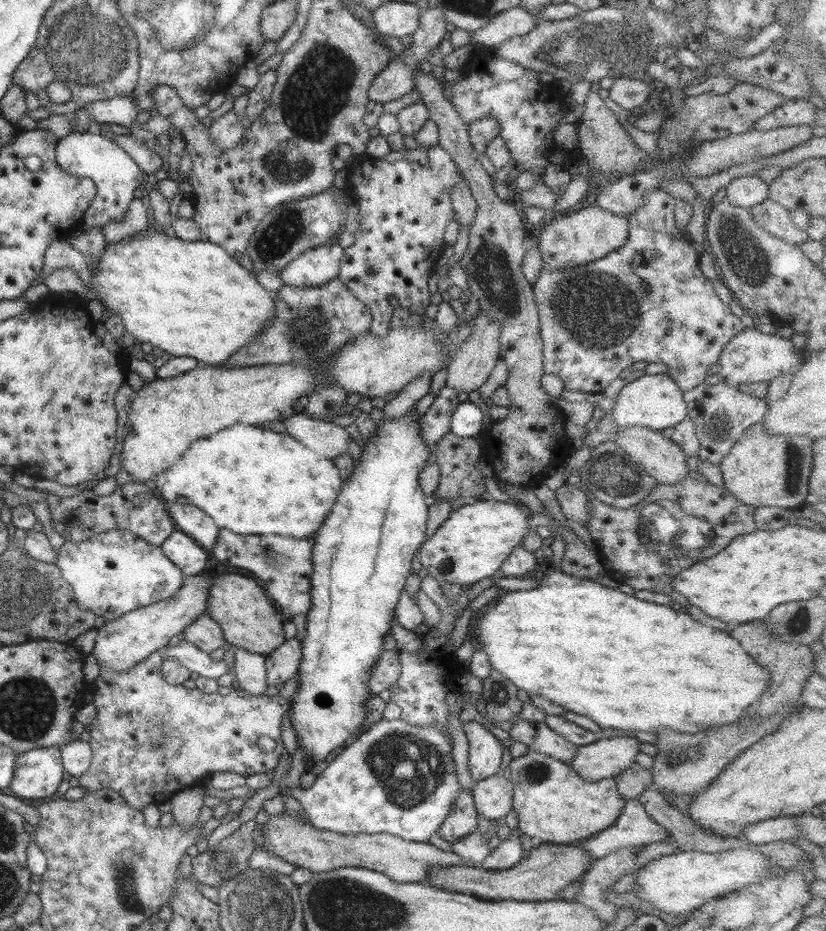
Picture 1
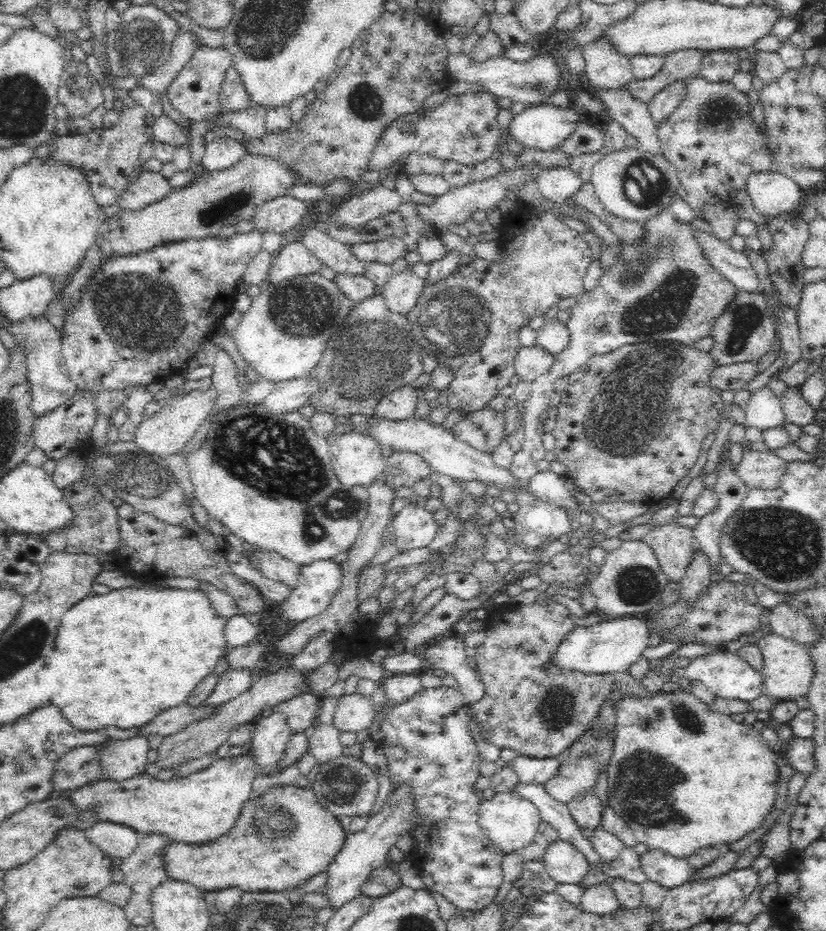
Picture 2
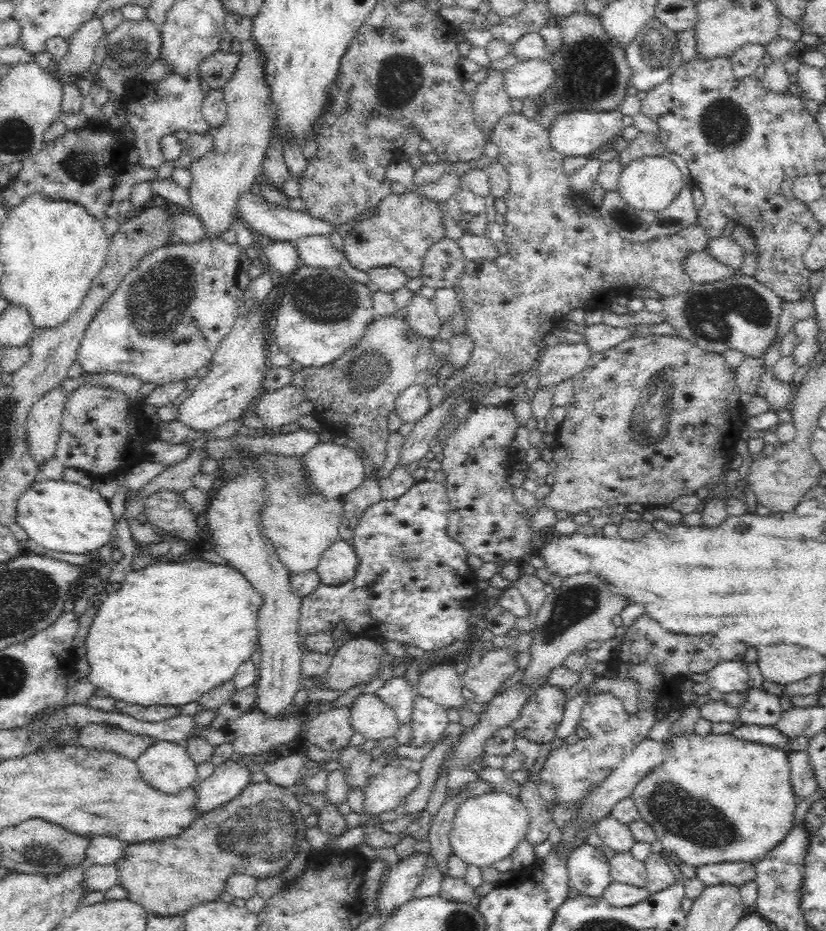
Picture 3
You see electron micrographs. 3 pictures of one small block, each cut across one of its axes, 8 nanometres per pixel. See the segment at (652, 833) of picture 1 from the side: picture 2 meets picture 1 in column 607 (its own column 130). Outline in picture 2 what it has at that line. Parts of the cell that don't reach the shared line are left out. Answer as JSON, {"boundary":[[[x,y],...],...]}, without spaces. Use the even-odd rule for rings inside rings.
{"boundary":[[[96,821],[85,830],[86,838],[108,856],[128,858],[139,842],[137,832],[129,826]]]}

